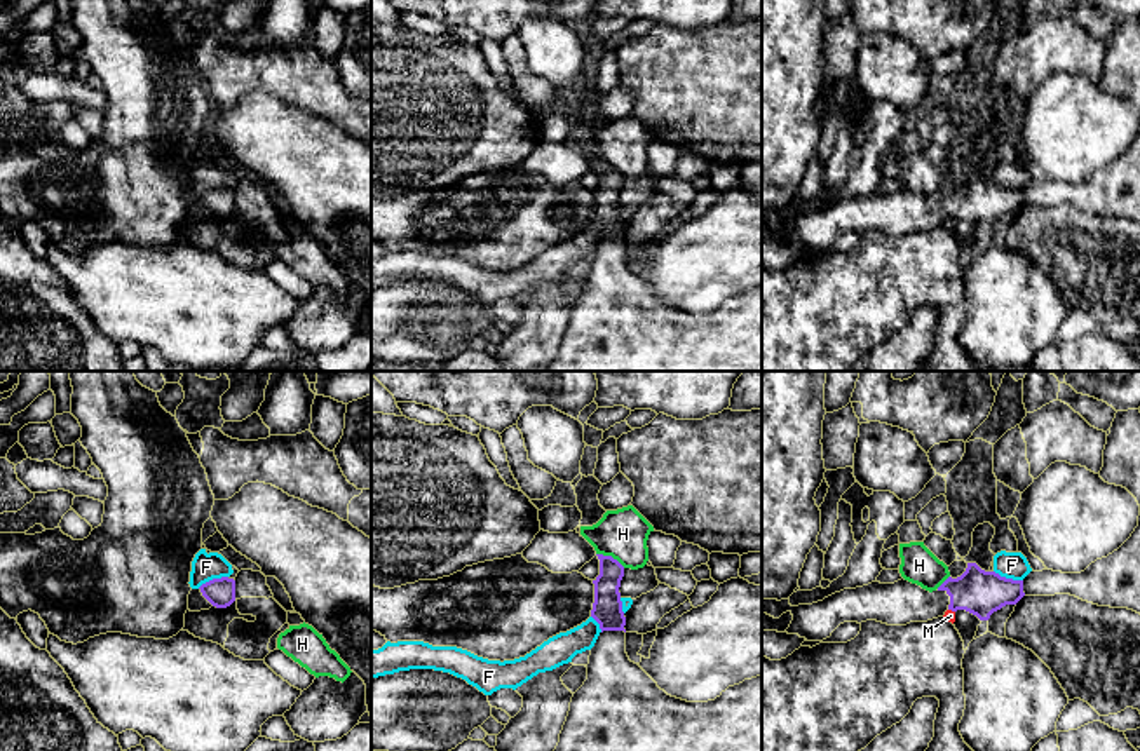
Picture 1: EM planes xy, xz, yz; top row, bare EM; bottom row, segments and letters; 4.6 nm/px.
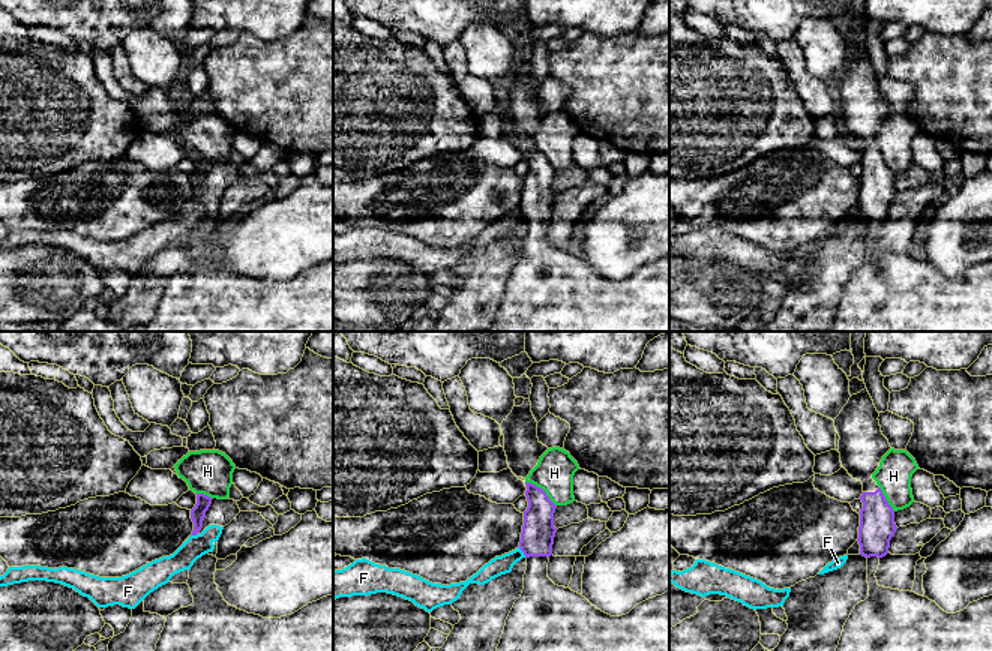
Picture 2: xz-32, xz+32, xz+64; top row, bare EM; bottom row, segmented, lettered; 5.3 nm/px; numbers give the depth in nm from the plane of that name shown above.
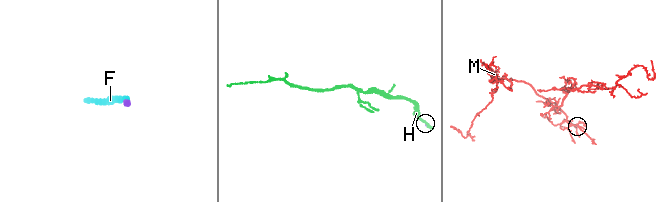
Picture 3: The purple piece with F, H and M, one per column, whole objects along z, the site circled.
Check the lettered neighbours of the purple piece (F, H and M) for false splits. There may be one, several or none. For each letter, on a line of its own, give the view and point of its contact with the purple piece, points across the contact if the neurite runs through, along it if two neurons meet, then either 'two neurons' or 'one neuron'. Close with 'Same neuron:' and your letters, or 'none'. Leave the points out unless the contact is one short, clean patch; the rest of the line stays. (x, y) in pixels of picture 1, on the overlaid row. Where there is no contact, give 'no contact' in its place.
F: contact xy (213, 579); border xy (227, 575), (210, 579), (197, 588); two neurons
H: contact xz (610, 556); border xz (597, 553), (609, 554), (624, 567); two neurons
M: contact yz (952, 610); border yz (949, 608), (954, 612); two neurons
Same neuron: none

